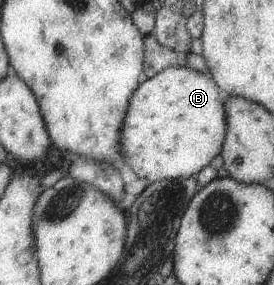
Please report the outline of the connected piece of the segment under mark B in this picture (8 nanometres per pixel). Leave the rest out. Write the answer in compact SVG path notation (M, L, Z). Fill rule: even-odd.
M167 67L154 75L154 77L147 78L143 81L132 93L130 97L130 103L127 105L126 117L124 118L122 129L119 137L119 150L124 164L128 163L130 169L138 175L139 178L147 179L148 182L157 182L162 180L184 179L198 175L204 167L209 163L212 163L212 159L216 155L220 154L223 148L223 143L226 137L226 112L223 104L223 92L218 87L218 84L211 78L210 75L206 75L193 69L184 67Z

